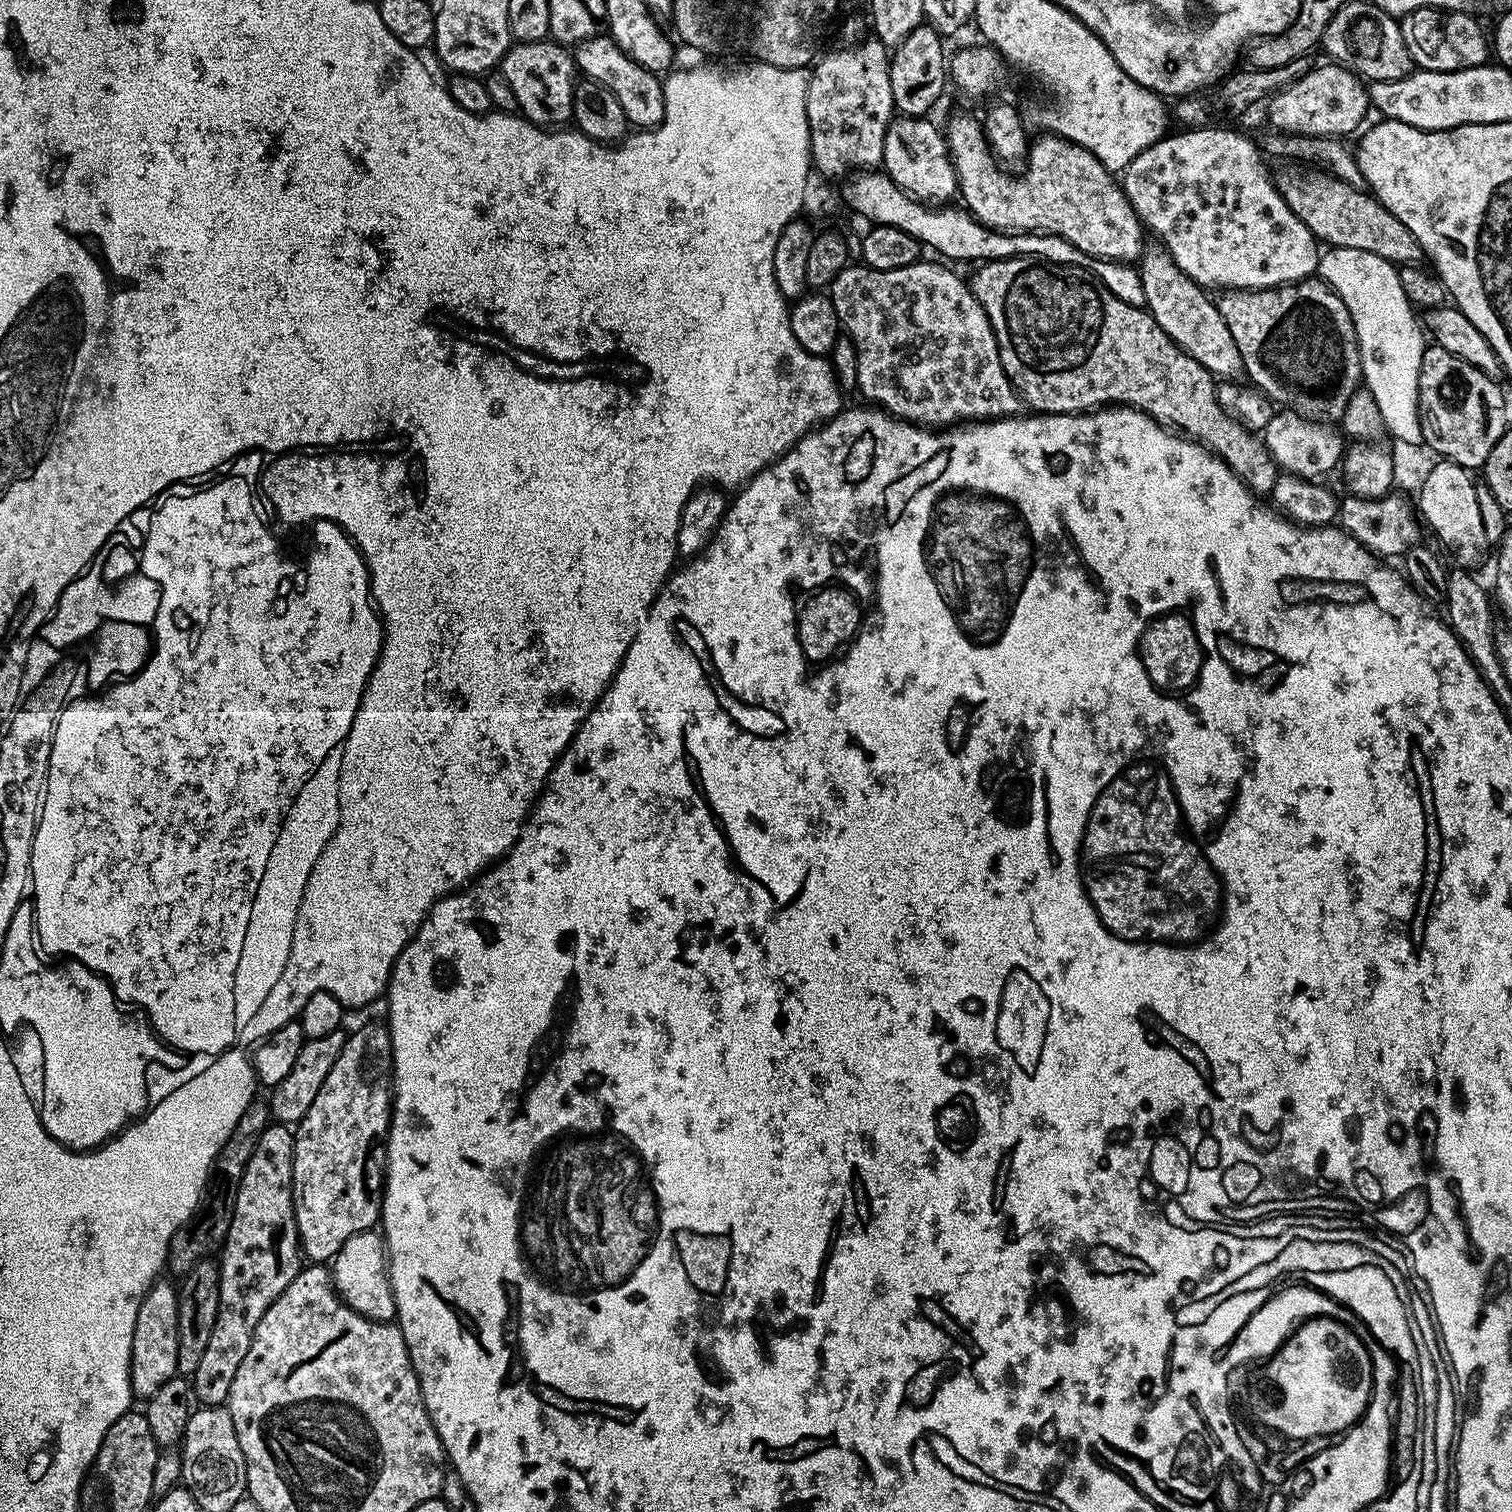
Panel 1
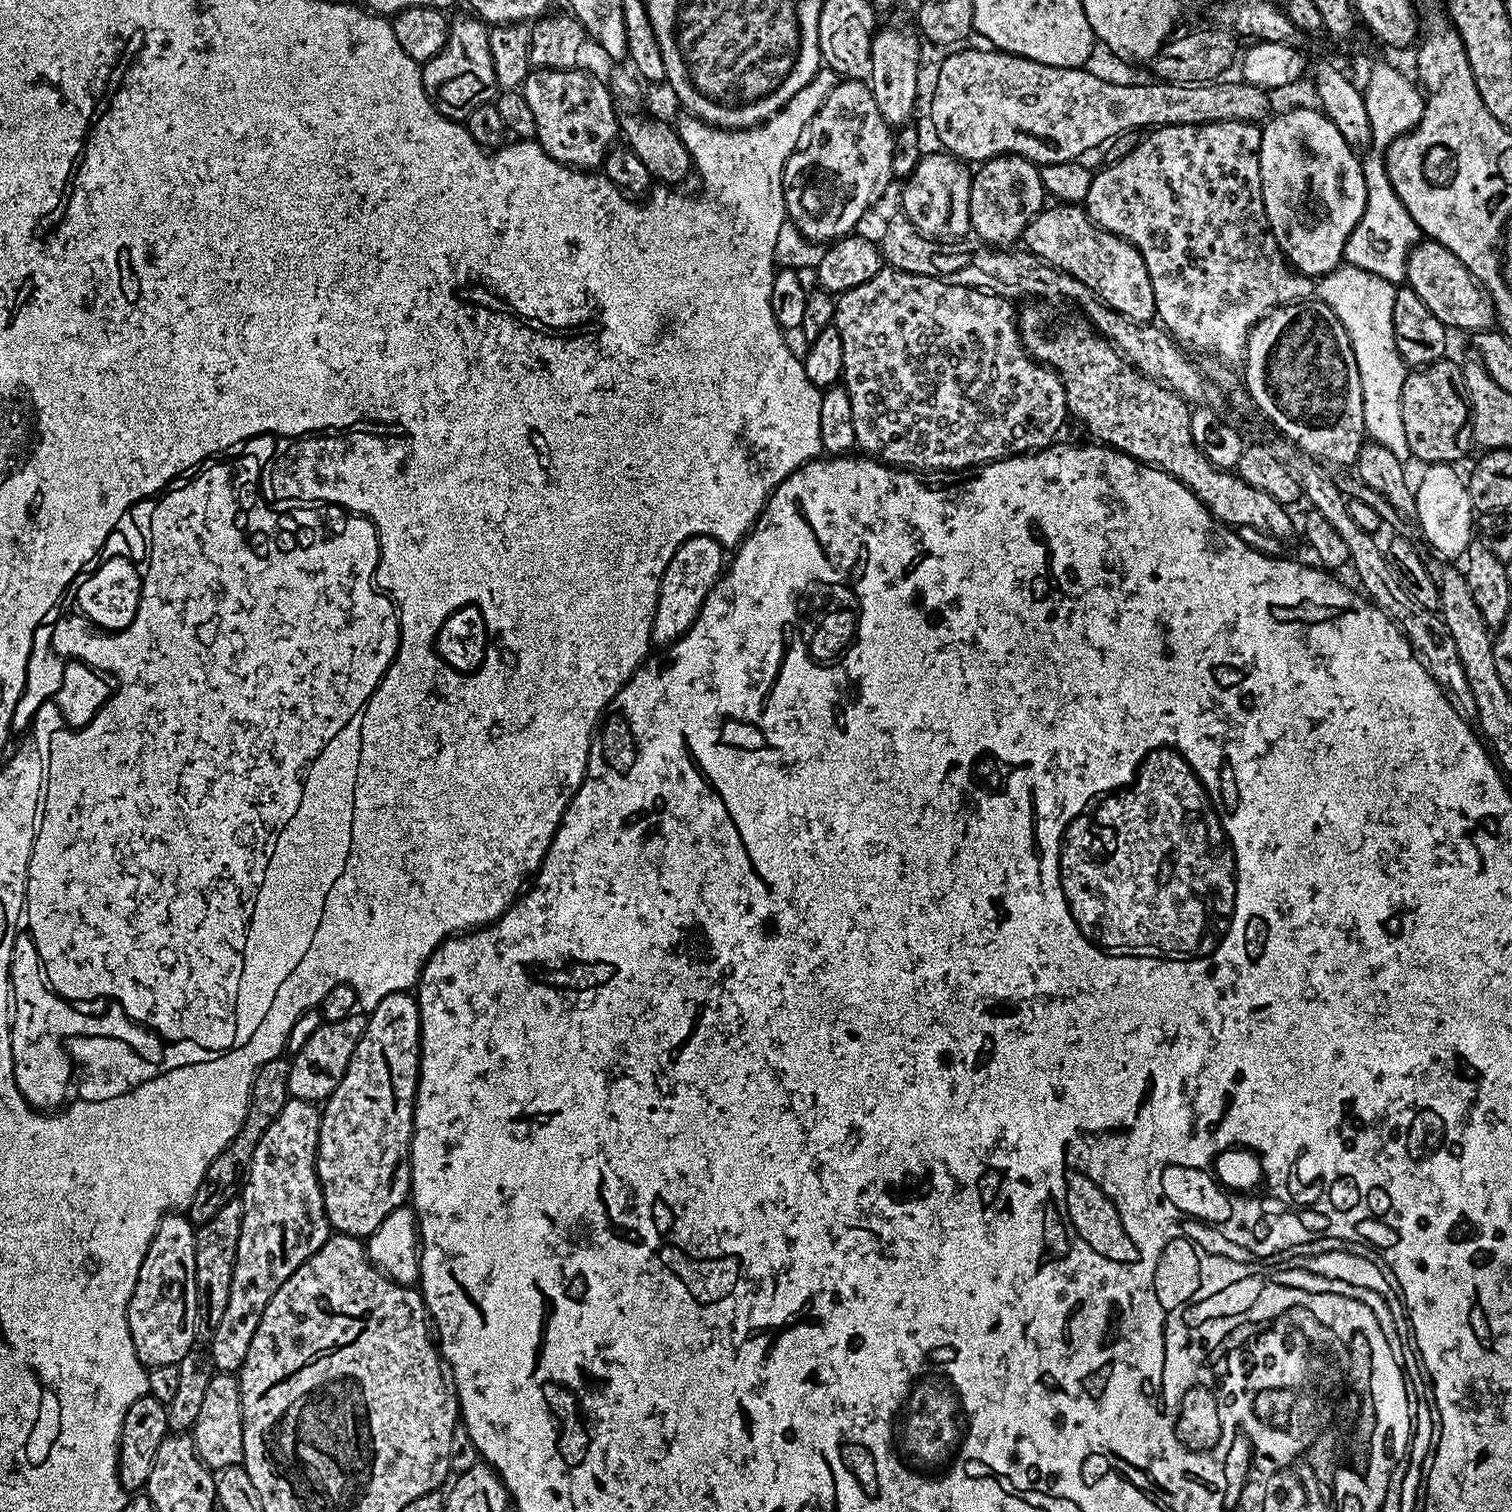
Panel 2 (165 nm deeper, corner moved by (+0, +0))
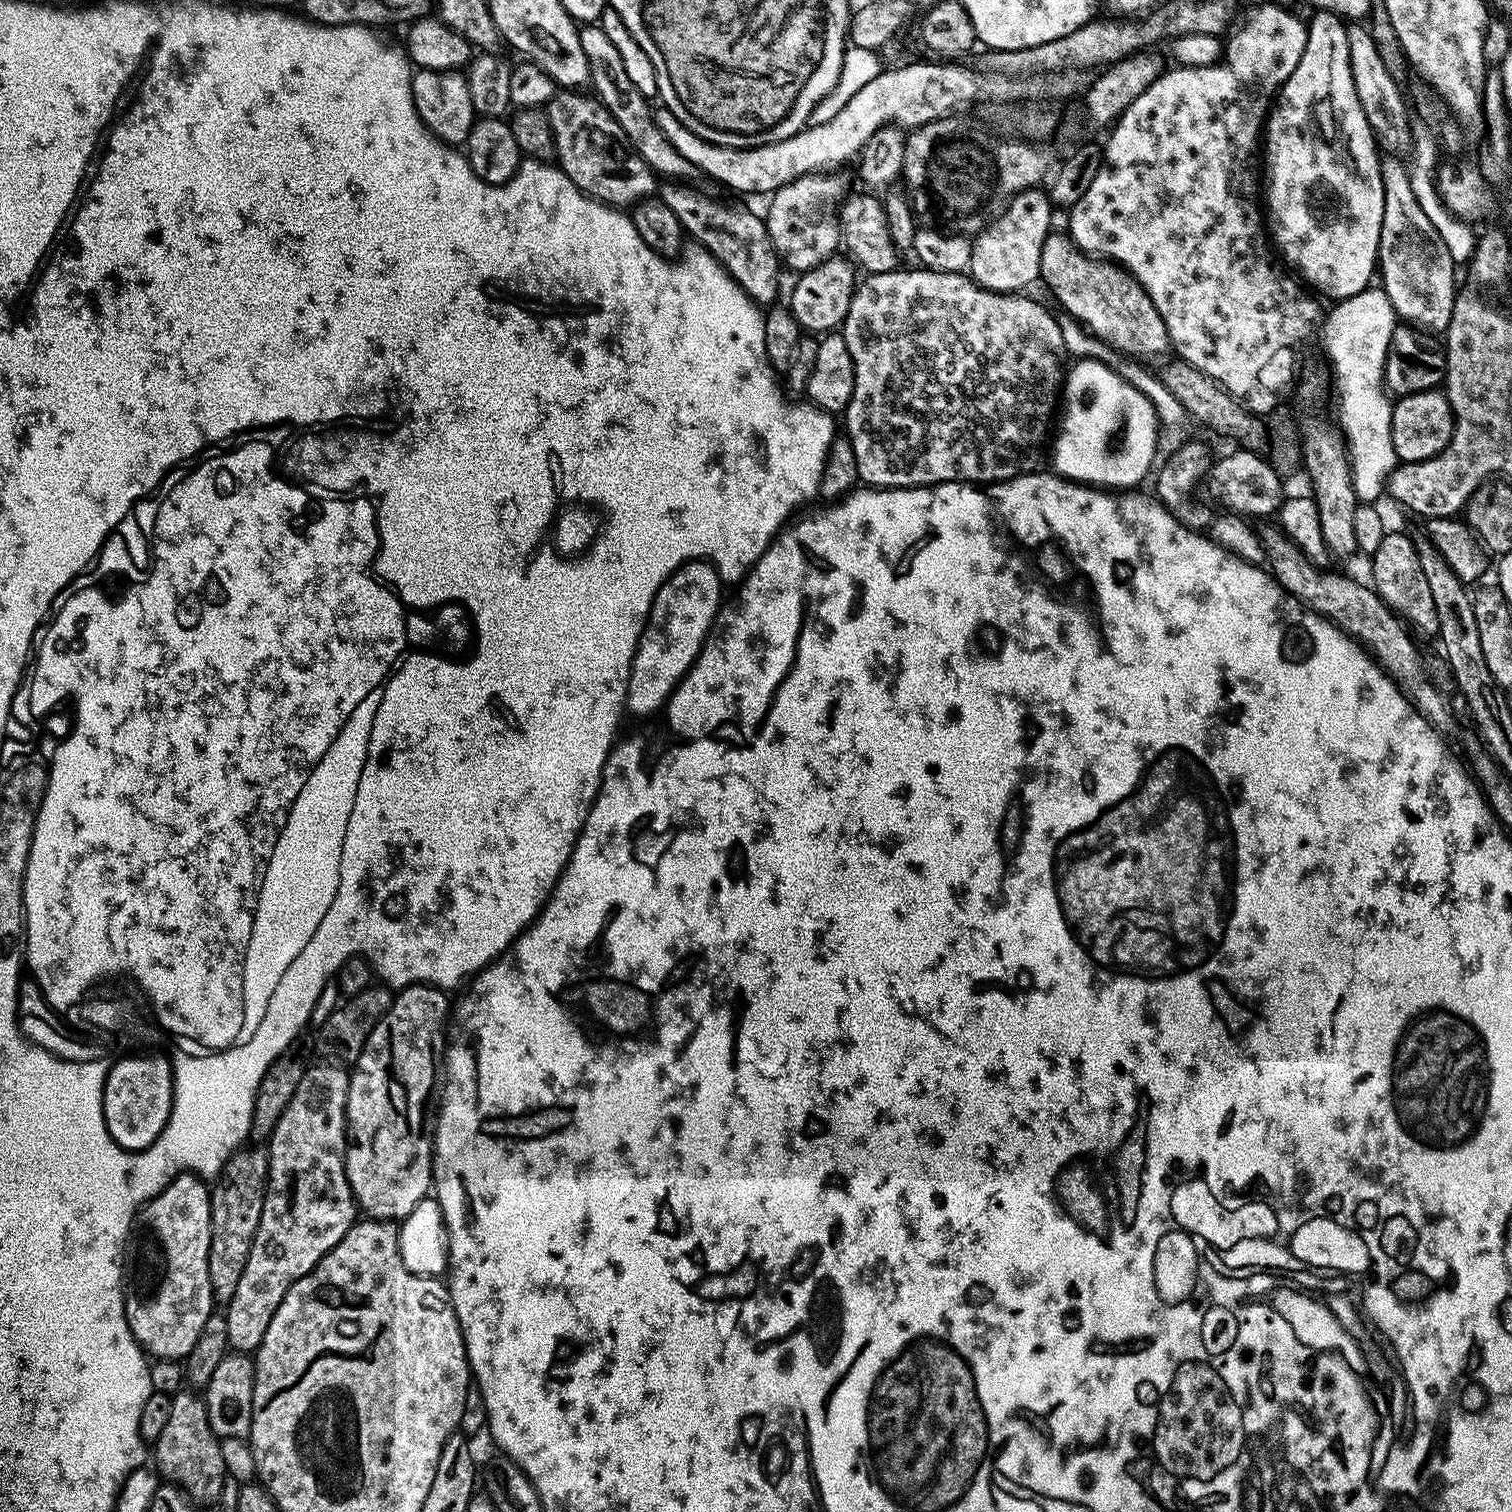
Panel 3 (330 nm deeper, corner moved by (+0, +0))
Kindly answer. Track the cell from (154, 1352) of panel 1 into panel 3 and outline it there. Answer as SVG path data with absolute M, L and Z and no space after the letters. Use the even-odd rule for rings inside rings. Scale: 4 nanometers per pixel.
M181 1171L156 1196L152 1196L144 1204L139 1205L132 1213L132 1224L128 1228L128 1238L126 1241L126 1275L122 1280L124 1290L124 1313L128 1319L128 1325L132 1331L132 1337L135 1338L144 1349L145 1353L151 1354L156 1358L165 1360L179 1361L186 1358L194 1346L194 1342L198 1342L198 1334L202 1330L202 1326L206 1322L206 1318L212 1315L214 1305L214 1293L210 1286L210 1274L208 1273L208 1251L210 1250L210 1202L208 1197L210 1188L207 1183L194 1172Z

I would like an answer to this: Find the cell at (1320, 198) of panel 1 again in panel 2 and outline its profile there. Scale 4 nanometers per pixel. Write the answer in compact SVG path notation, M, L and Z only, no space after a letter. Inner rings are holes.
M1421 239L1406 253L1407 287L1413 288L1422 302L1444 323L1449 330L1472 328L1488 330L1497 323L1496 308L1492 296L1484 285L1472 275L1472 271L1463 264L1446 246L1437 240Z

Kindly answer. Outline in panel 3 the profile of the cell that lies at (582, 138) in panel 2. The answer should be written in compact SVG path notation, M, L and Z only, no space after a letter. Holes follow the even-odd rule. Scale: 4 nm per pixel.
M560 90L546 105L554 156L557 161L560 159L560 171L567 174L586 195L604 204L632 206L649 199L658 188L652 169L632 148L622 127L600 100L582 93L580 90Z

